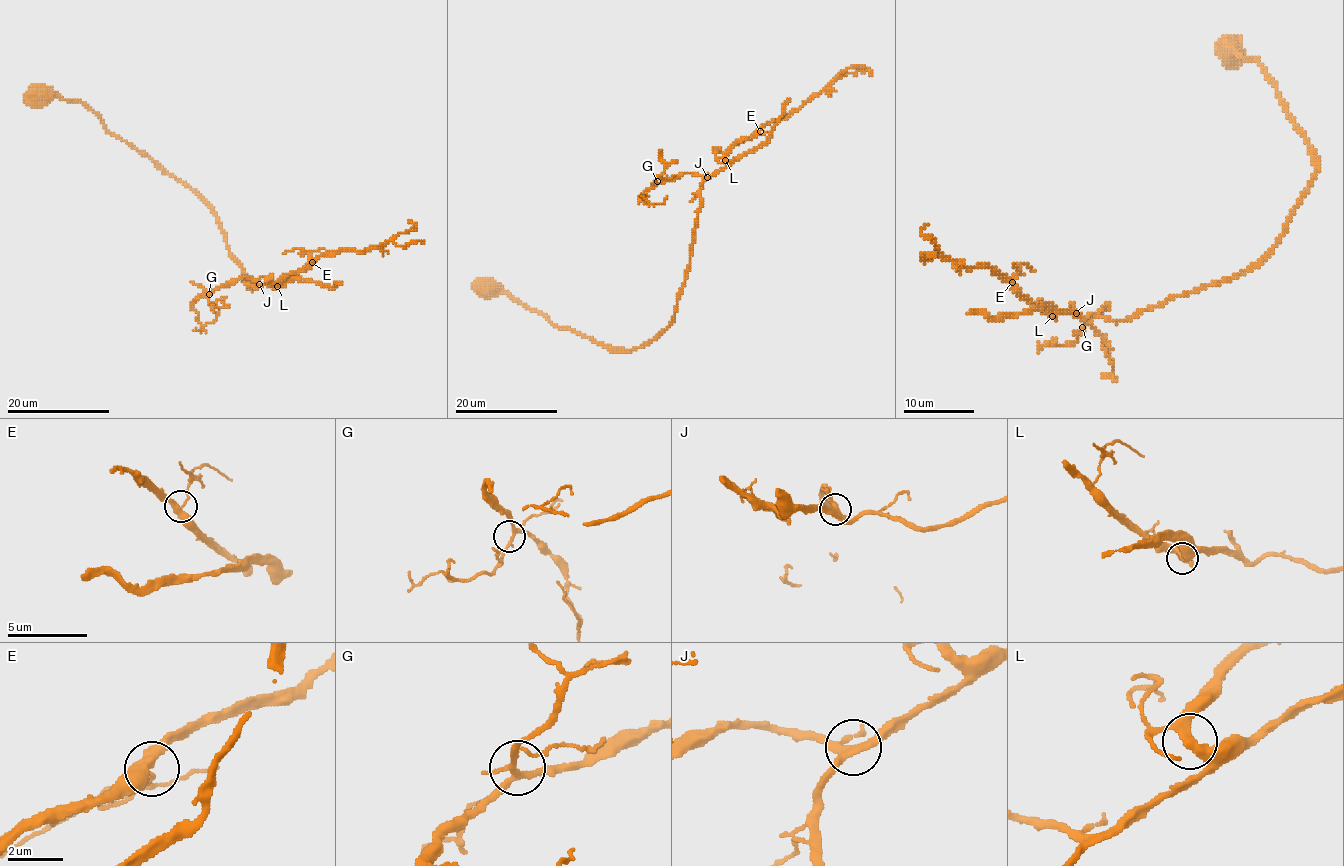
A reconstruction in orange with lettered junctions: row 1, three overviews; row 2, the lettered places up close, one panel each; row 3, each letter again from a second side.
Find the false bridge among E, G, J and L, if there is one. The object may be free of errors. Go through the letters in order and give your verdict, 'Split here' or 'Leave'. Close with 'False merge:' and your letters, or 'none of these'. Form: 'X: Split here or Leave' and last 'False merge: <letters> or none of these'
E: Leave
G: Leave
J: Leave
L: Leave
False merge: none of these

